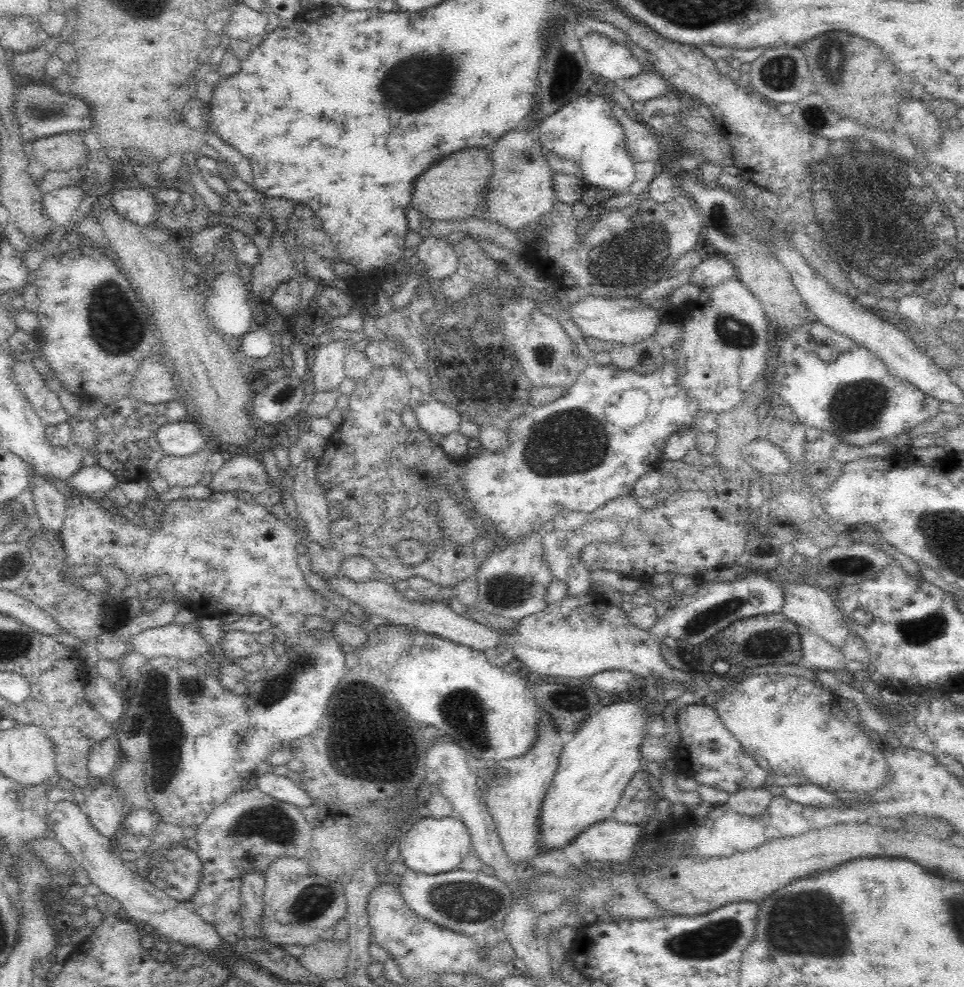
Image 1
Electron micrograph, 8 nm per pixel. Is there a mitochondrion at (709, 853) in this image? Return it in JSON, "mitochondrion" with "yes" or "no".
{"mitochondrion":"no"}

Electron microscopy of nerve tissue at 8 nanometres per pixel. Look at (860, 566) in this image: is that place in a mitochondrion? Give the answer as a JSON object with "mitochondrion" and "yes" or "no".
{"mitochondrion":"yes"}

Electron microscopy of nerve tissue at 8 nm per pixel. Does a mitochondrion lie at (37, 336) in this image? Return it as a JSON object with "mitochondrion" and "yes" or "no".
{"mitochondrion":"no"}

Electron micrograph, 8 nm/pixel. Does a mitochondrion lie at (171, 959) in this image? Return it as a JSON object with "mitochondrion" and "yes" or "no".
{"mitochondrion":"no"}

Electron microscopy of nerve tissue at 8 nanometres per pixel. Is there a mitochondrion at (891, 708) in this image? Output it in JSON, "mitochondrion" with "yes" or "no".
{"mitochondrion":"no"}

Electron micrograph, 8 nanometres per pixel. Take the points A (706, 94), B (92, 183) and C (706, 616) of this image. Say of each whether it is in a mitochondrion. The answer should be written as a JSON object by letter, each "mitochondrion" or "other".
{"A":"other","B":"other","C":"mitochondrion"}

